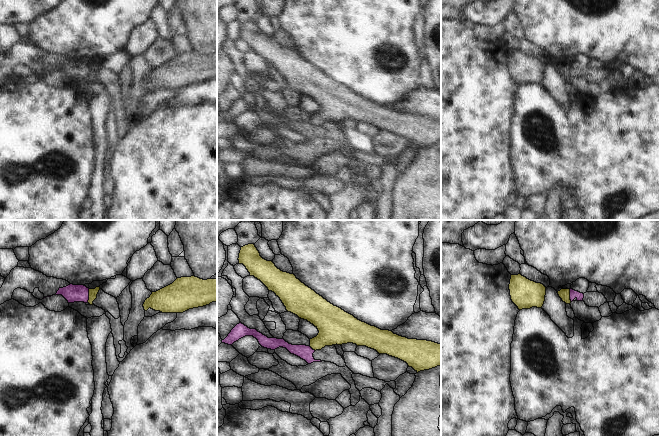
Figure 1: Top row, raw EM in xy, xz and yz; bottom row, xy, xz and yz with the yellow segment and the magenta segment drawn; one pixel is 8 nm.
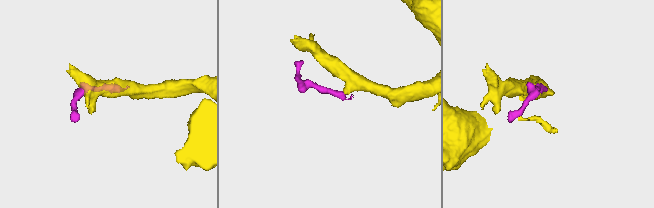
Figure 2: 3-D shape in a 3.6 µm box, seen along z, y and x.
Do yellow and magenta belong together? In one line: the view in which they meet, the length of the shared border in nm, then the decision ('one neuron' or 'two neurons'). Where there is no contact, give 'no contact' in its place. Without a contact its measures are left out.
contact in xy; length 110 nm; two neurons

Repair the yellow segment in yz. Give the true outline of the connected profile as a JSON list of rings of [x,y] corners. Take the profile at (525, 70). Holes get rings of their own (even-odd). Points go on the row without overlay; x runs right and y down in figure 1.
[[[521,50],[511,51],[509,66],[511,76],[519,86],[532,83],[542,84],[544,80],[546,63]]]

